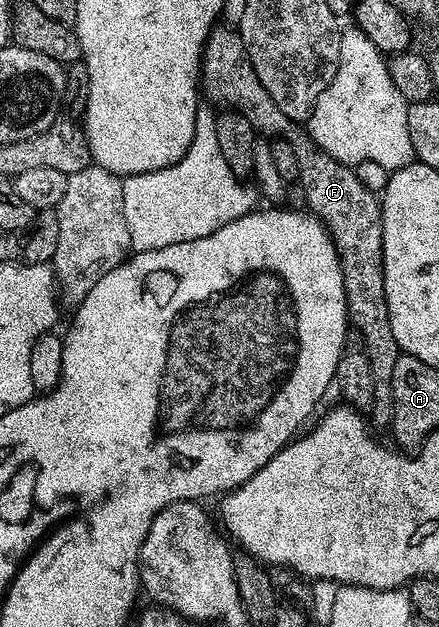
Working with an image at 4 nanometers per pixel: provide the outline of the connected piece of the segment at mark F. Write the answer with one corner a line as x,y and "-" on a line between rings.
221,24
209,34
209,39
205,42
205,53
201,56
200,85
203,87
204,97
206,94
210,98
210,103
218,102
218,107
237,110
247,116
258,135
268,136
273,140
285,139
294,146
300,166
299,185
301,184
301,190
305,193
304,205
324,222
326,232
333,237
333,243
337,246
337,255
345,277
349,321
352,329
358,330
363,336
367,360
371,360
371,372
375,380
372,425
388,427
393,420
391,380
399,351
395,336
391,332
391,316
385,295
381,198
365,187
354,167
345,166
327,156
327,152
320,150
298,123
291,121
277,107
267,88
263,88
259,76
255,76
251,60
247,56
247,48
236,29

